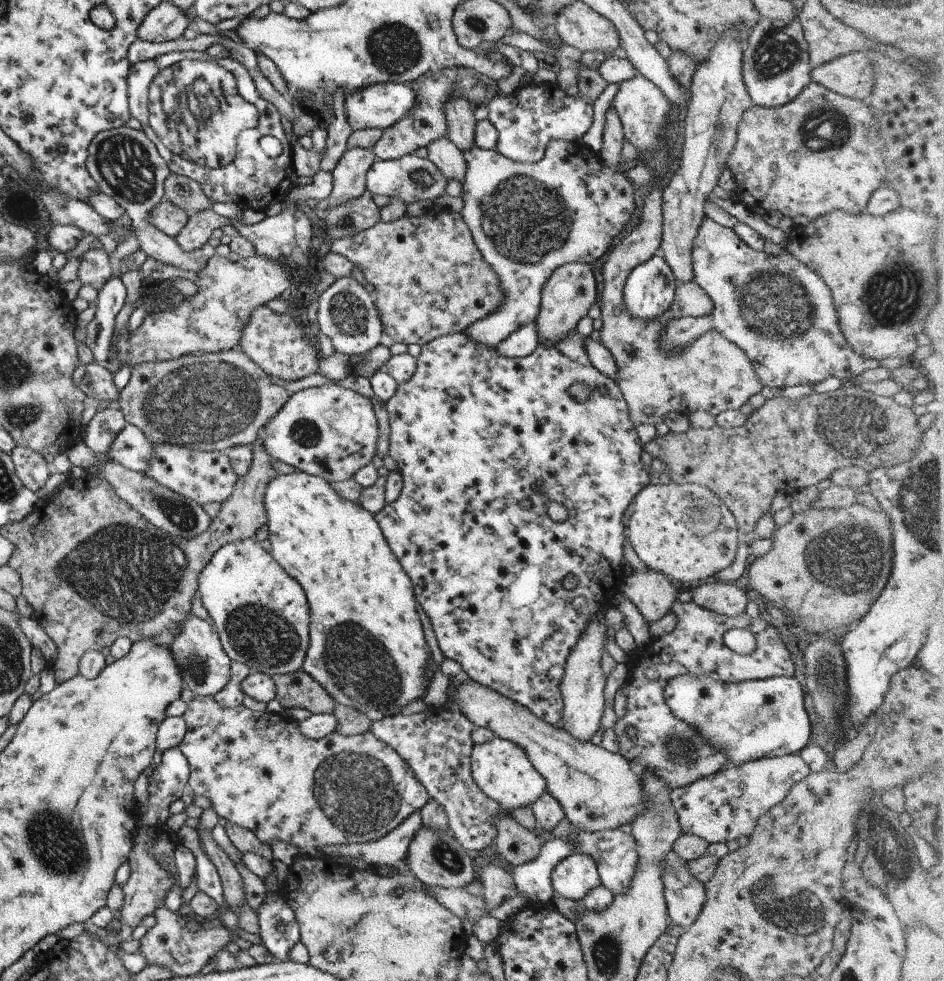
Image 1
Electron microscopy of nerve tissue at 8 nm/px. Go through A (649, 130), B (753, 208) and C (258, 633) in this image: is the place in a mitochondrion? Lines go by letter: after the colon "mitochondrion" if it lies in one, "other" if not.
A: mitochondrion
B: other
C: mitochondrion

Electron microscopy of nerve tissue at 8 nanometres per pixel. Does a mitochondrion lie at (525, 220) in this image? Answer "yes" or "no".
yes

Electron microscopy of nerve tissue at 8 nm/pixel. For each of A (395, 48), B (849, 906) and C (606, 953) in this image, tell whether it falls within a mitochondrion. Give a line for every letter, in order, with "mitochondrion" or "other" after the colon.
A: mitochondrion
B: other
C: mitochondrion

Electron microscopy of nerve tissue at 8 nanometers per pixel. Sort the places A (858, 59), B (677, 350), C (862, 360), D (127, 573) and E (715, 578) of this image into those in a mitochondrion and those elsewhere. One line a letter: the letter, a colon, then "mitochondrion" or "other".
A: other
B: other
C: other
D: mitochondrion
E: other

